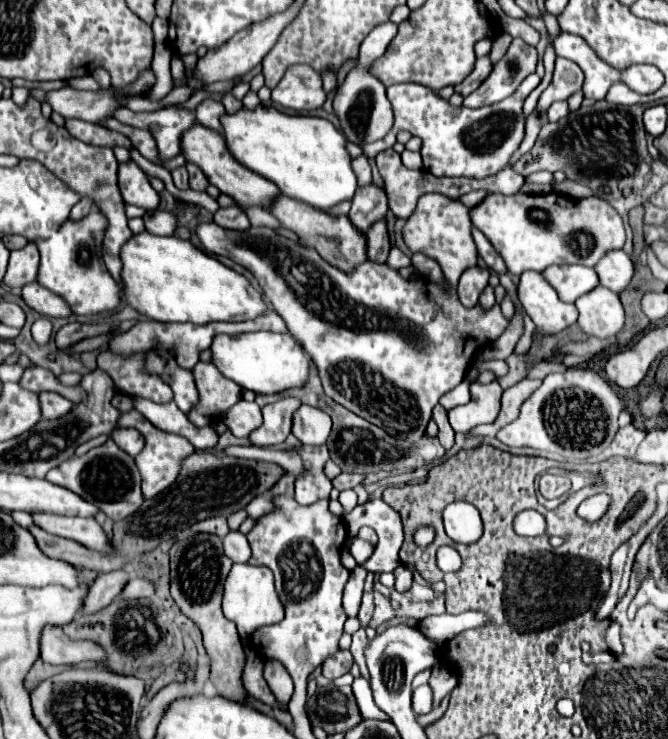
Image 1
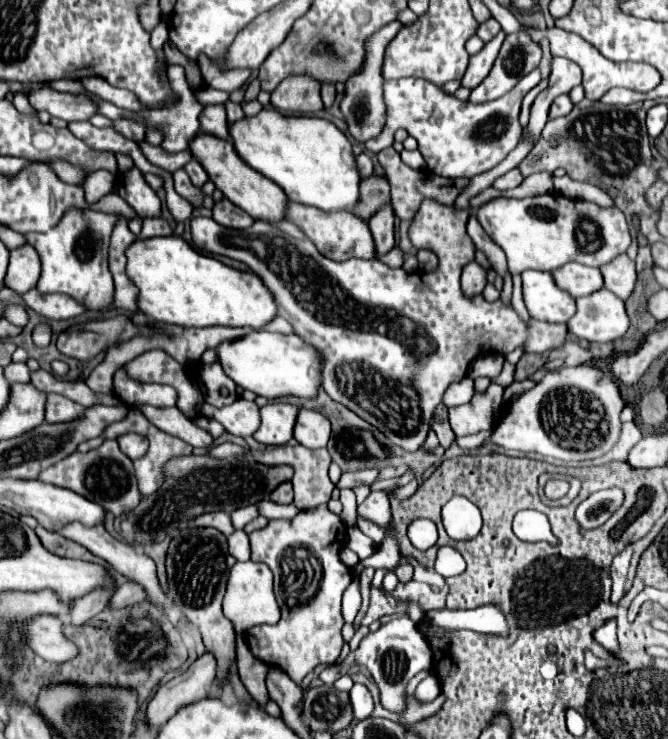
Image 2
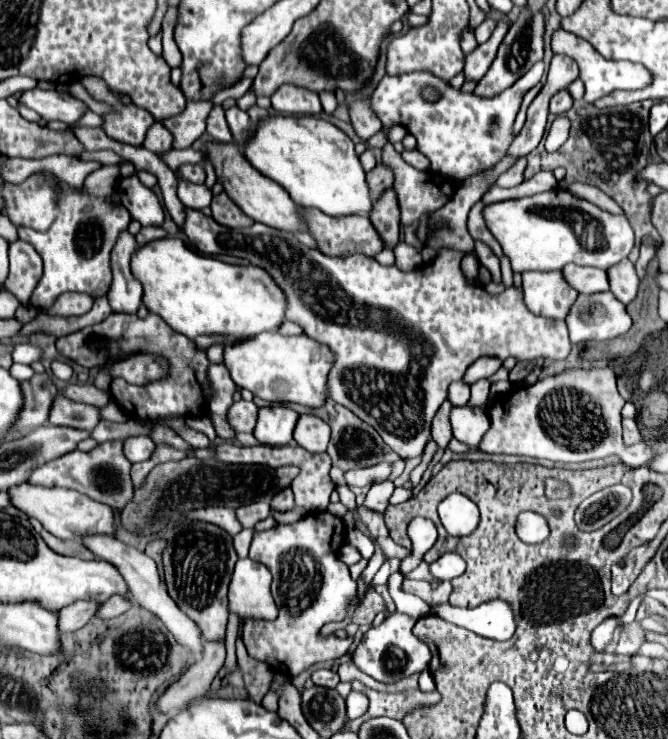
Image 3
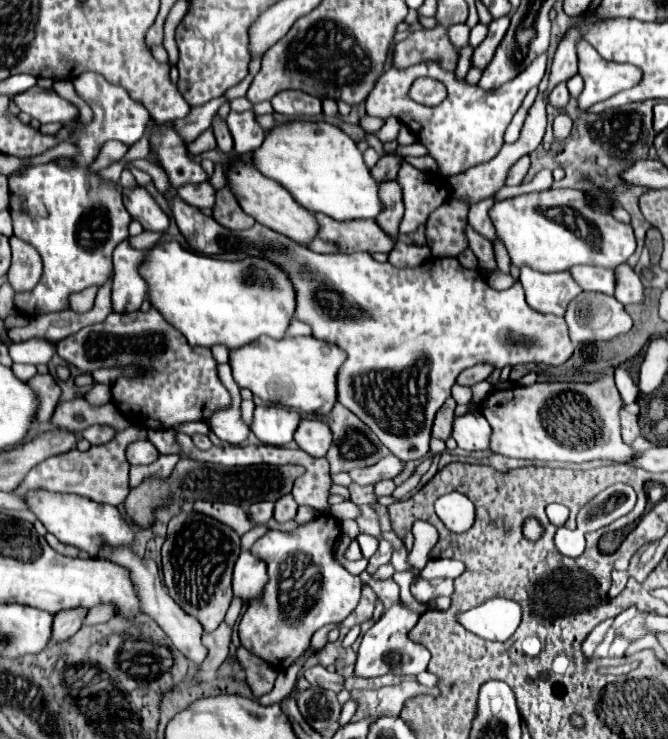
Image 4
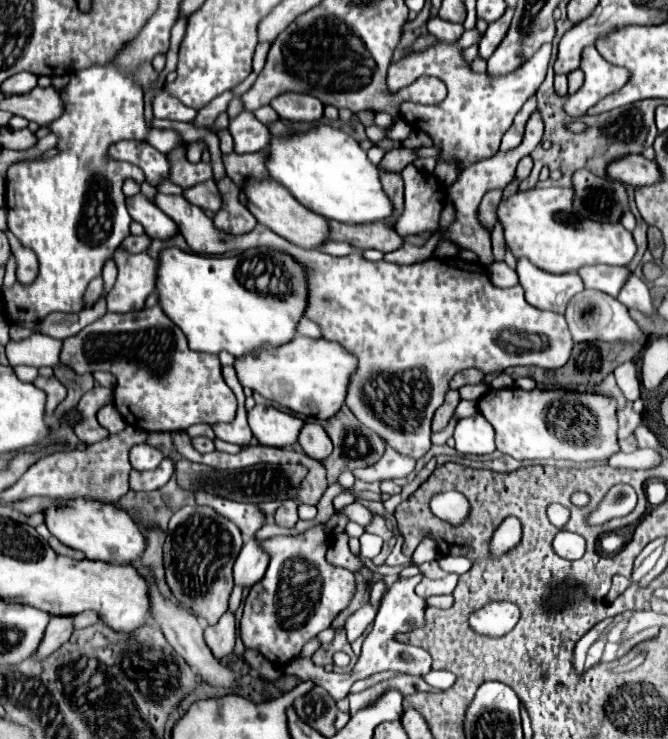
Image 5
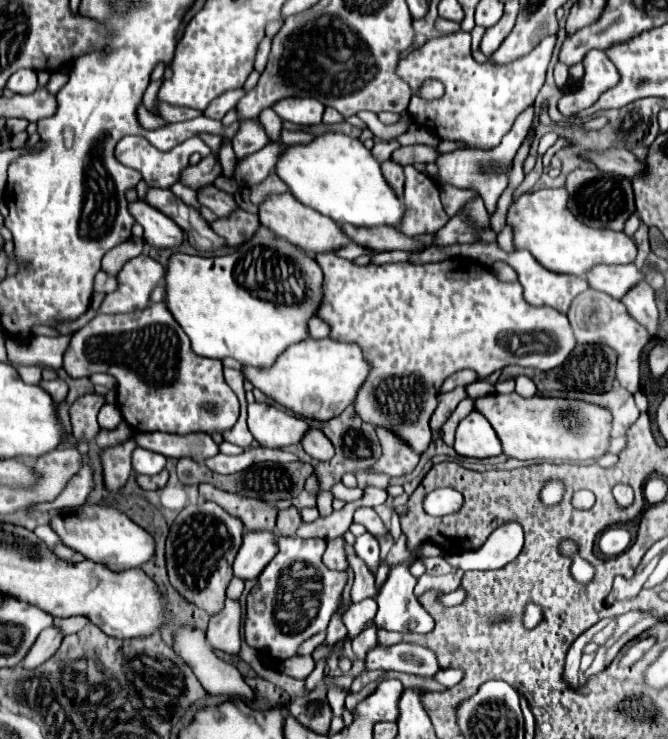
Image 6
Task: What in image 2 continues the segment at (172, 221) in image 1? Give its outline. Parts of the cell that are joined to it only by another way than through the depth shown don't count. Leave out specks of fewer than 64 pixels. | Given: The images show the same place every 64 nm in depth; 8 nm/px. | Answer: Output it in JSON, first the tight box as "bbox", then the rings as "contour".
{"bbox":[140,217,172,238],"contour":[[[163,217],[146,218],[143,220],[140,238],[152,238],[152,236],[170,236],[172,228]]]}

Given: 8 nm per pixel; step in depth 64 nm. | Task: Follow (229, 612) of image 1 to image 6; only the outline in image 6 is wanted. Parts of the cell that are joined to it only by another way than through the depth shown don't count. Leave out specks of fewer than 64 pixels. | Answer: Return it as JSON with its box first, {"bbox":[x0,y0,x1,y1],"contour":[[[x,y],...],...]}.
{"bbox":[234,530,276,580],"contour":[[[268,530],[246,532],[244,542],[234,560],[234,576],[240,580],[254,580],[262,574],[266,564],[276,556],[276,536]]]}

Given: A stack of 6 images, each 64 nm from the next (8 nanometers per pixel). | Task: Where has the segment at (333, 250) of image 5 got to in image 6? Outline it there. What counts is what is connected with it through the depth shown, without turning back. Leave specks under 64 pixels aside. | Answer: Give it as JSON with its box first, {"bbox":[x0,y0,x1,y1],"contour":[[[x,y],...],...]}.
{"bbox":[336,242,368,260],"contour":[[[348,242],[348,244],[344,244],[344,246],[340,246],[340,248],[336,250],[338,256],[348,258],[348,260],[354,260],[354,258],[358,258],[360,254],[366,254],[366,252],[368,252],[368,250],[364,250],[362,246],[358,246],[358,244],[354,244],[354,242]]]}

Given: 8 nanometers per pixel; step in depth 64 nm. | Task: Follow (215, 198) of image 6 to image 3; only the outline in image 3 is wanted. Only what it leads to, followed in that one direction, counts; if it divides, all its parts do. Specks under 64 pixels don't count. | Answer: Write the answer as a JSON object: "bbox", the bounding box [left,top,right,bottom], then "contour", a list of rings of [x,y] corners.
{"bbox":[178,180,212,210],"contour":[[[178,180],[178,198],[182,200],[182,204],[190,210],[202,210],[206,206],[210,206],[212,202],[212,192],[202,184],[192,184],[186,180]]]}

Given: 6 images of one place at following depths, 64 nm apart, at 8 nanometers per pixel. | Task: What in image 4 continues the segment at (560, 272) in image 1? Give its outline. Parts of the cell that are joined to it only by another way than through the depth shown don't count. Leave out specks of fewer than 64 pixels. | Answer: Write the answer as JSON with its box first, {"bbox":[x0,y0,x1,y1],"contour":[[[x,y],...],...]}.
{"bbox":[568,266,616,294],"contour":[[[572,266],[568,272],[584,292],[614,294],[614,286],[616,286],[614,270],[596,268],[596,266]]]}

